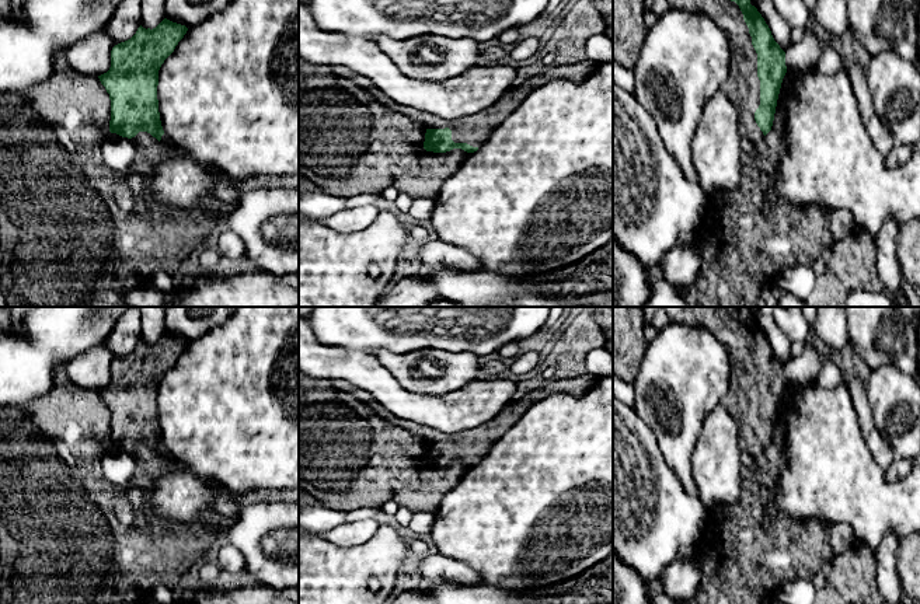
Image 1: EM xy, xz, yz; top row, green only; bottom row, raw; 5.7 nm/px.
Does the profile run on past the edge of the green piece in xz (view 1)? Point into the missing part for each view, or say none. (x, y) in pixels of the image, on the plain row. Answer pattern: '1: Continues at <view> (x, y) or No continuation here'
1: Continues at xz (476, 443)

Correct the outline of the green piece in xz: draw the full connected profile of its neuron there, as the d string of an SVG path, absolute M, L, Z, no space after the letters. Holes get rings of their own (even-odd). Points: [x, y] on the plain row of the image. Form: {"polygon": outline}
{"polygon": "M586 373L579 377L547 380L543 387L532 391L520 401L508 404L492 420L475 429L459 434L443 434L426 426L407 422L388 412L366 392L356 392L356 398L369 405L376 415L388 423L411 432L426 443L424 462L433 467L446 467L461 462L467 467L477 465L492 448L492 446L522 418L522 415L537 401L553 394L565 392L575 397L583 395L596 381Z"}

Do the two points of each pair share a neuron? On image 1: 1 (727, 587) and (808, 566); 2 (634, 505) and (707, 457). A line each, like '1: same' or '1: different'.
1: same
2: different

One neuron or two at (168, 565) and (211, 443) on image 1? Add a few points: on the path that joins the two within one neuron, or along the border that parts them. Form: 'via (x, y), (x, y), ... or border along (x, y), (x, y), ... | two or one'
border along (157, 520), (185, 524), (198, 522) | two

